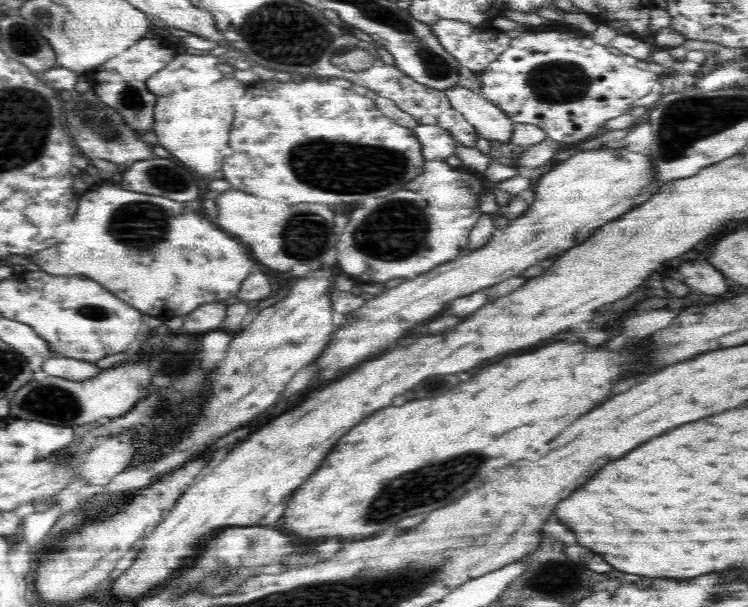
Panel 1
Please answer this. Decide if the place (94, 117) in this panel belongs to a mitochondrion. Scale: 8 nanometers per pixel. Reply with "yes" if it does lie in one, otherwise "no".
yes

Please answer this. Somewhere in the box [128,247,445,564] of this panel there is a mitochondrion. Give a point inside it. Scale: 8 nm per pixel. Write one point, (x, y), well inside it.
(168, 413)

